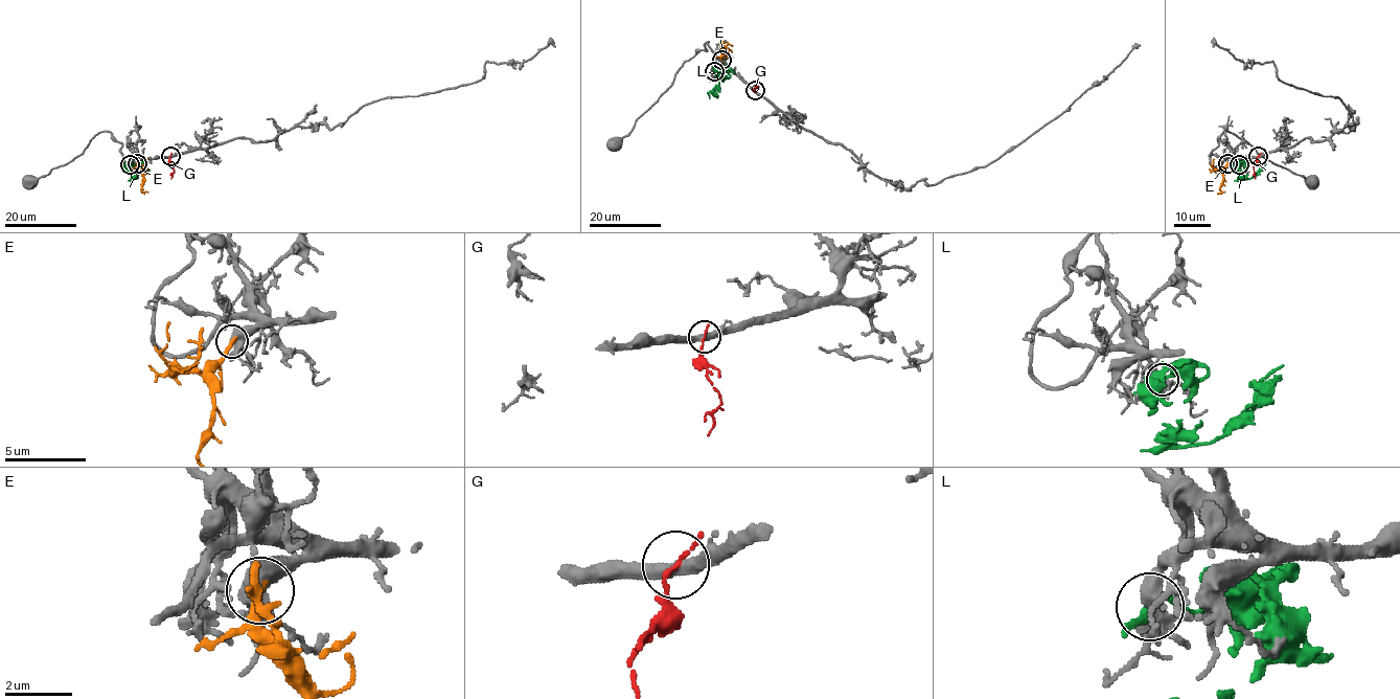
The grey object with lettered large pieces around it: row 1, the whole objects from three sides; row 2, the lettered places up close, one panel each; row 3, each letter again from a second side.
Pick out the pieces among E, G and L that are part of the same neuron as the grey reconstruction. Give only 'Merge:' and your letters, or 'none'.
Merge: E

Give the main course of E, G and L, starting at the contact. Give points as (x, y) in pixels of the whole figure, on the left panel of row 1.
E: (137, 163), (143, 178), (141, 189), (148, 193)
G: (169, 156), (174, 173), (170, 179)
L: (130, 164), (139, 167), (131, 180), (134, 177), (123, 166), (124, 161)

